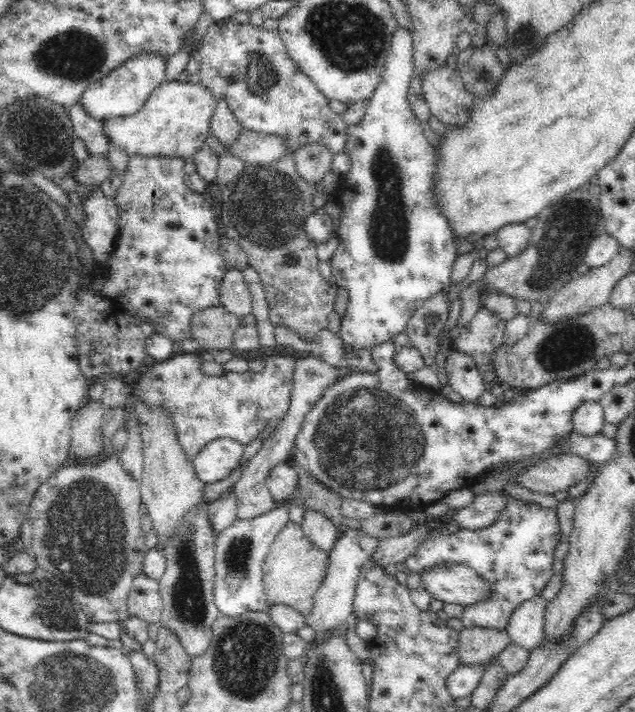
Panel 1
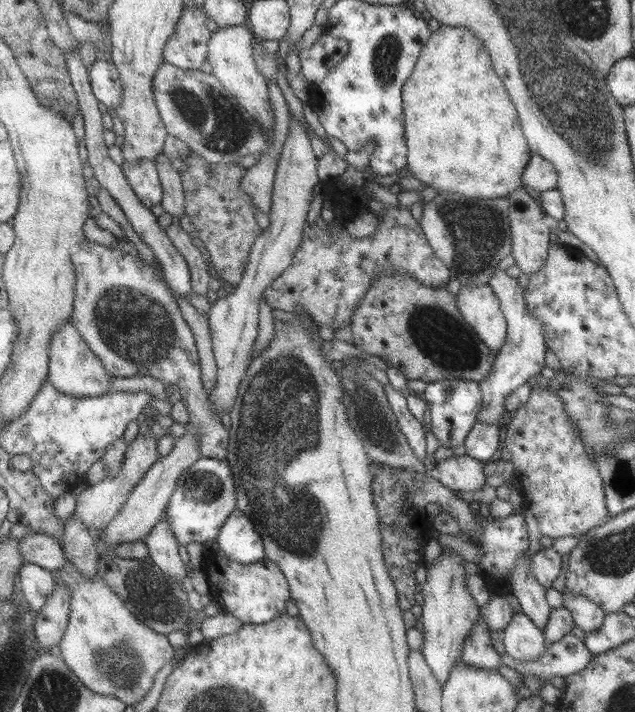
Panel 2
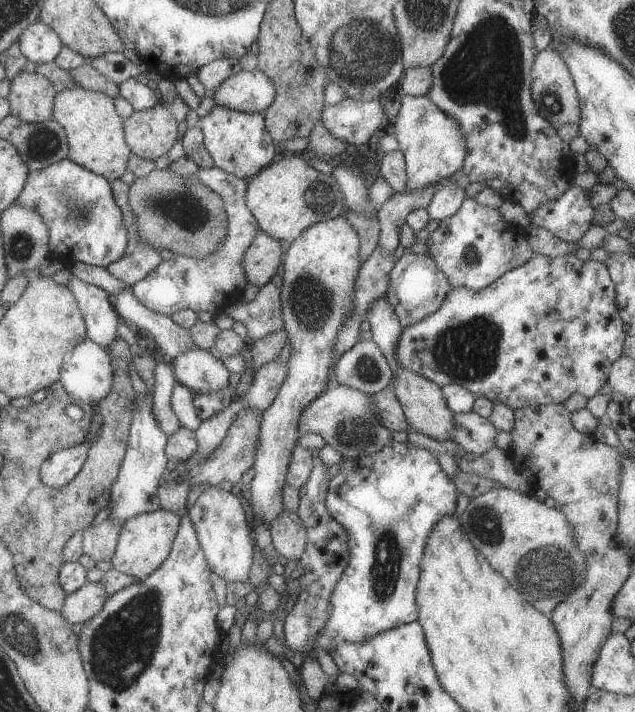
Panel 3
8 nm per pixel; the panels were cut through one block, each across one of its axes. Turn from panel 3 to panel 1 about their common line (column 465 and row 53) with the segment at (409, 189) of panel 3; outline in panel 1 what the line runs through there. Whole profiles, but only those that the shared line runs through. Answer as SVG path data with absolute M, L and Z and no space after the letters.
M138 54L122 62L122 66L114 68L106 73L105 77L94 81L82 94L80 103L89 116L100 122L108 118L120 118L138 113L138 110L145 105L146 99L150 96L165 78L165 58L161 54Z

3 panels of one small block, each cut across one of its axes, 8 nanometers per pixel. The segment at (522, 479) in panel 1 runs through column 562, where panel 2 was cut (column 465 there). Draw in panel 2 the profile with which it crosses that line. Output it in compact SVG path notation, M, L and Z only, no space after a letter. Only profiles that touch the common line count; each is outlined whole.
M464 455L437 463L436 478L454 492L476 492L487 485L483 467L485 463Z

